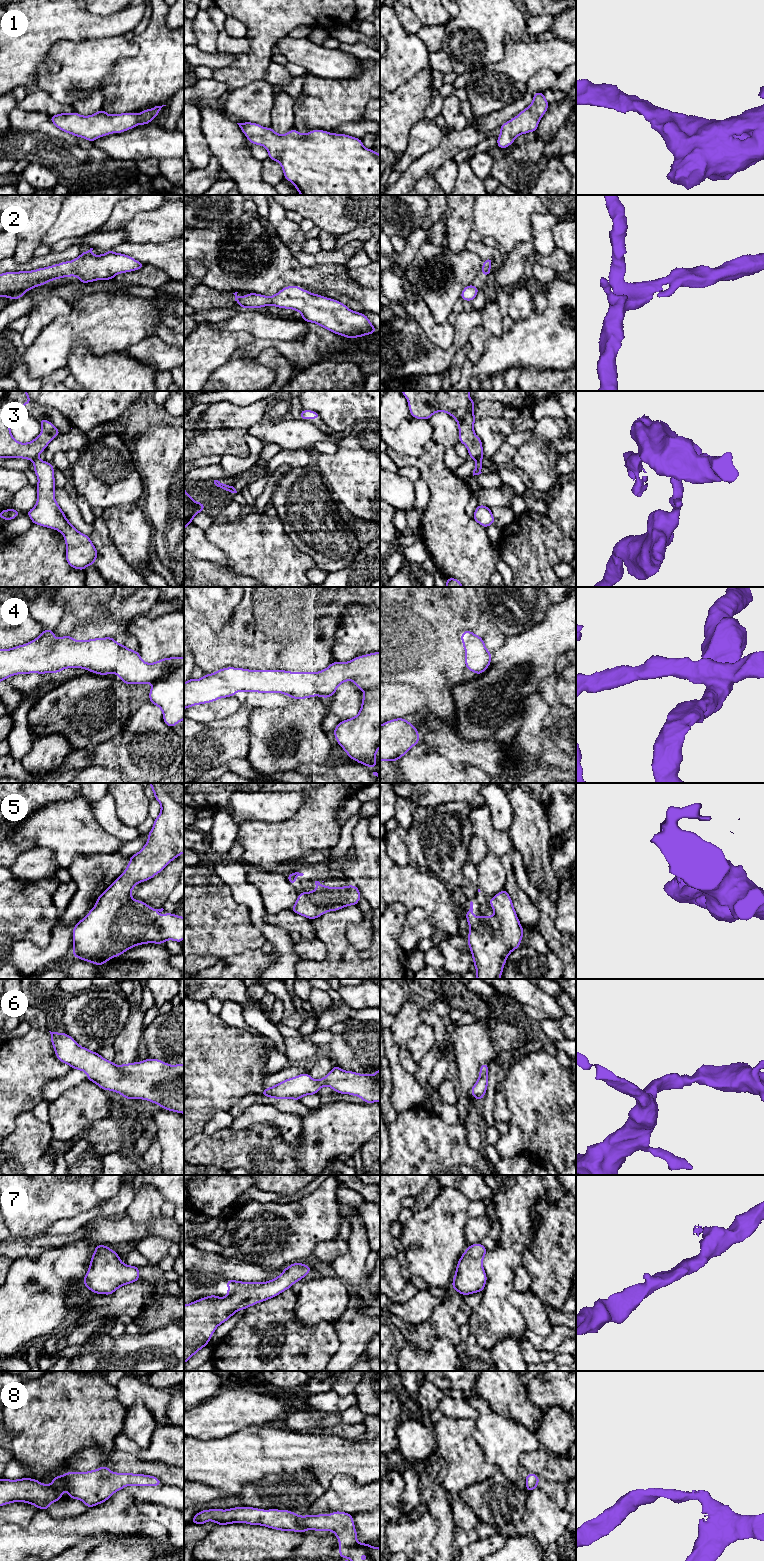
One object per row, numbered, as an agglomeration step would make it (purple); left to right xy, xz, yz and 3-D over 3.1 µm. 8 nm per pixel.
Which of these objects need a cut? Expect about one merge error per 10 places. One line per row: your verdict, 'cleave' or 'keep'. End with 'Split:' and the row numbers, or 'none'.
1: keep
2: keep
3: cleave
4: keep
5: keep
6: keep
7: keep
8: keep
Split: 3

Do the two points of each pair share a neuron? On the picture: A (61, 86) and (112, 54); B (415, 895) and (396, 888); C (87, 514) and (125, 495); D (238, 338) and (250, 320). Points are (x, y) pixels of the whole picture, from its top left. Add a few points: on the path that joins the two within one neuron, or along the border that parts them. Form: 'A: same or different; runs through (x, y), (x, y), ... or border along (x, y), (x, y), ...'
A: same; runs through (74, 77), (99, 55)
B: same; runs through (410, 890), (408, 888), (401, 888)
C: different; border along (77, 494), (91, 508)
D: different; border along (225, 320), (227, 330), (246, 331), (254, 337)

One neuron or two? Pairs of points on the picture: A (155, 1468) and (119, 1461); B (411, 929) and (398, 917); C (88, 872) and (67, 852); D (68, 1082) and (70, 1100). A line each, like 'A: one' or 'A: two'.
A: one
B: two
C: two
D: two

